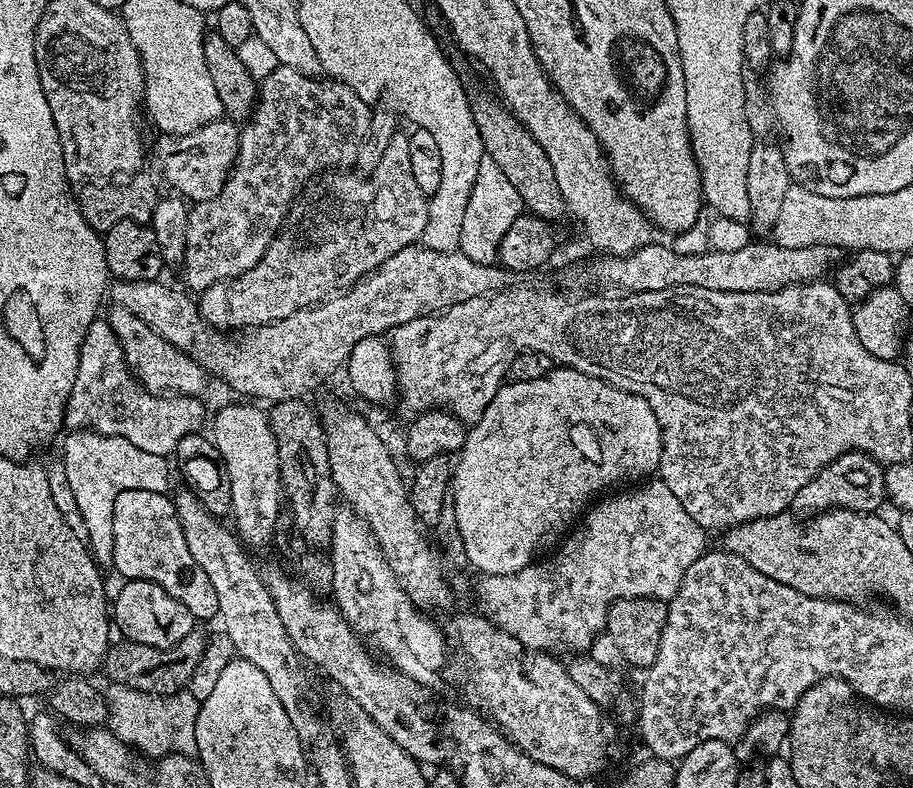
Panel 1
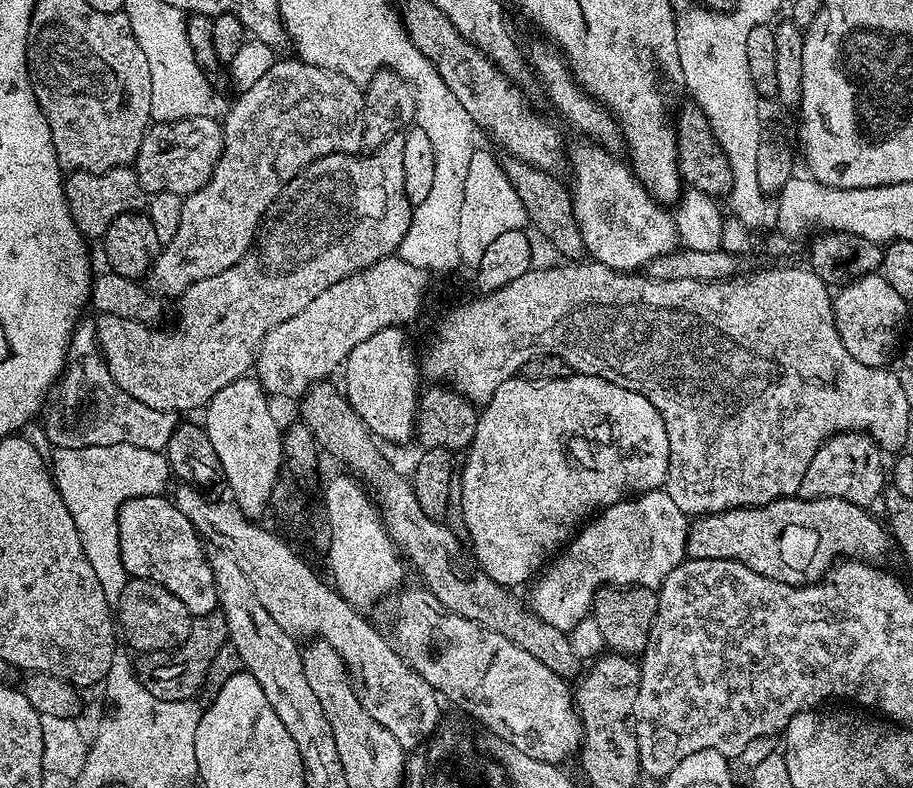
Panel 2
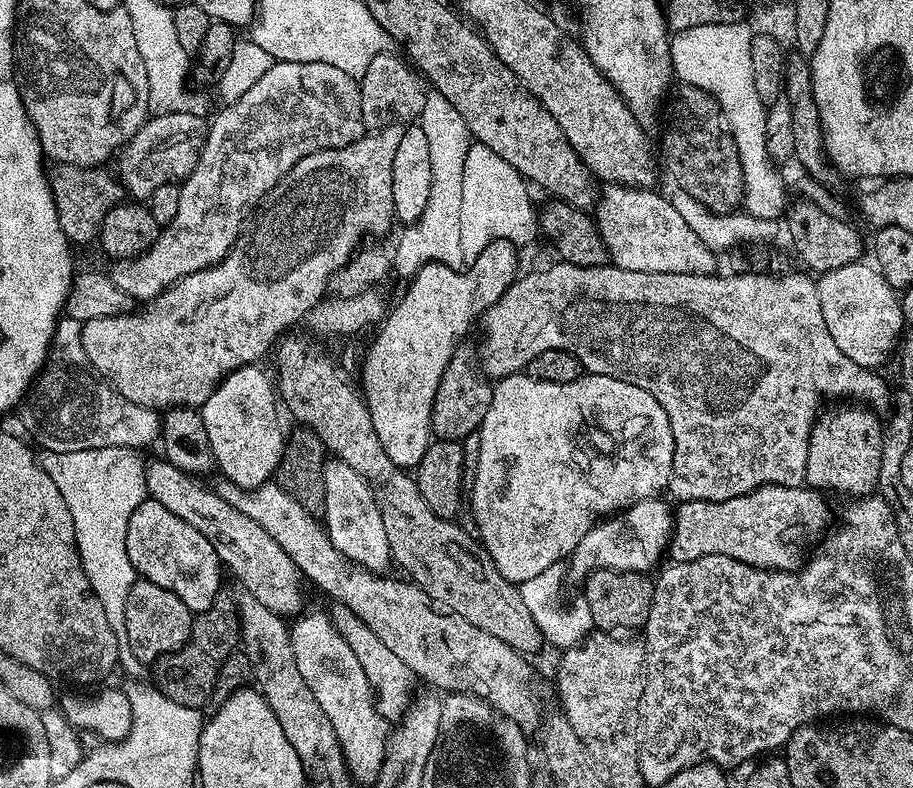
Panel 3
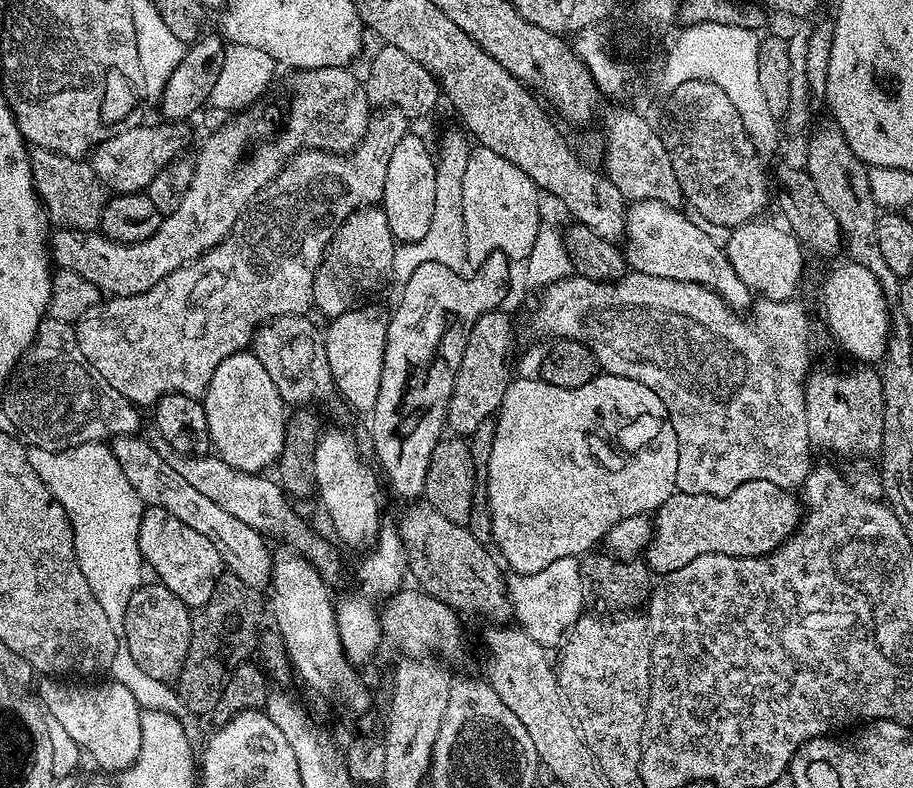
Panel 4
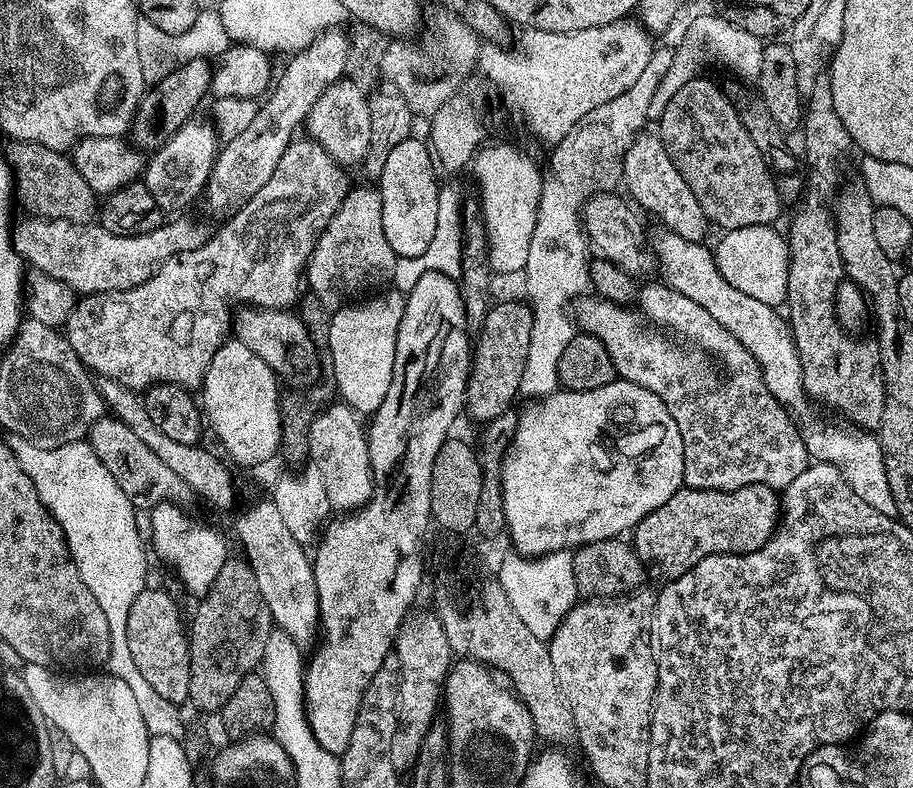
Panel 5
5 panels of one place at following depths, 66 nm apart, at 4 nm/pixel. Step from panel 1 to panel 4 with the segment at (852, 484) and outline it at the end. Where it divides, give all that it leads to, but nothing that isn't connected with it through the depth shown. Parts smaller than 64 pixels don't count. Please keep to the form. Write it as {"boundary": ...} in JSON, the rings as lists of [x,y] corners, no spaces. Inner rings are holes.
{"boundary":[[[872,366],[820,368],[809,371],[804,385],[806,430],[813,449],[837,452],[848,458],[872,458],[882,446],[884,395],[880,373]]]}

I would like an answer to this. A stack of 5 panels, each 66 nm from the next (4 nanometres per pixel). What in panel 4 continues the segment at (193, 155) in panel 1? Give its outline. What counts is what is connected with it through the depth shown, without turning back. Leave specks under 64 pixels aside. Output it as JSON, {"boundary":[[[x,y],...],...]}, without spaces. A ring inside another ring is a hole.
{"boundary":[[[184,122],[141,123],[122,134],[114,134],[106,142],[93,148],[90,163],[97,180],[109,193],[144,192],[150,182],[170,163],[181,155],[188,144],[188,124]],[[180,152],[180,153],[179,153]]]}

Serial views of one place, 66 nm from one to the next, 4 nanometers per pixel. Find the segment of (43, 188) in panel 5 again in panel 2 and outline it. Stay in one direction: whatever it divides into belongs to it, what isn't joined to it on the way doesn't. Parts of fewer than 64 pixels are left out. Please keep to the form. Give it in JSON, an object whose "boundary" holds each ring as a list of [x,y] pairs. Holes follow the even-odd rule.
{"boundary":[[[131,167],[111,168],[105,172],[68,172],[64,193],[70,206],[70,218],[74,218],[74,226],[78,226],[85,238],[103,237],[118,214],[143,209],[146,204],[145,190]]]}

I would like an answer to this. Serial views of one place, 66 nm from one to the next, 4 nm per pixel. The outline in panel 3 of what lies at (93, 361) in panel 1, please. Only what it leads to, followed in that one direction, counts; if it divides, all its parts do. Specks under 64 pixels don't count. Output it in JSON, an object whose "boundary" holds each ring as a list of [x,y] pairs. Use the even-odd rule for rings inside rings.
{"boundary":[[[65,315],[63,319],[61,319],[60,323],[56,326],[56,333],[52,339],[52,347],[50,349],[50,355],[46,365],[46,371],[36,377],[26,397],[27,404],[29,403],[28,414],[26,413],[26,421],[31,432],[31,439],[35,442],[37,440],[37,442],[41,444],[41,449],[43,449],[44,452],[84,451],[98,447],[124,447],[135,450],[143,450],[142,448],[146,447],[147,444],[153,443],[155,445],[160,439],[160,430],[162,427],[162,416],[157,409],[147,408],[141,404],[130,402],[124,395],[122,395],[120,392],[117,392],[107,380],[93,374],[91,371],[85,370],[85,372],[80,372],[80,364],[82,366],[88,364],[88,359],[82,350],[82,342],[80,341],[81,327],[81,321],[74,319],[74,317],[70,315]]]}

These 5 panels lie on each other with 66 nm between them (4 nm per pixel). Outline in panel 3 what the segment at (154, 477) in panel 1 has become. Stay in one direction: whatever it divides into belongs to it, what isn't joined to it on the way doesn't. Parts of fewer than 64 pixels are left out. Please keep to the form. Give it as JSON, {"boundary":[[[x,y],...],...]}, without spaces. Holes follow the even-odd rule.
{"boundary":[[[44,452],[39,461],[46,474],[54,478],[54,486],[58,486],[62,498],[66,498],[66,506],[70,506],[70,518],[74,518],[74,538],[82,570],[86,570],[86,578],[90,578],[90,586],[94,594],[98,594],[102,610],[106,610],[110,630],[114,630],[117,642],[122,646],[127,645],[126,597],[130,594],[130,586],[136,584],[138,577],[130,562],[130,554],[126,552],[126,526],[130,514],[134,514],[137,506],[149,499],[144,473],[146,464],[56,464],[56,452]]]}

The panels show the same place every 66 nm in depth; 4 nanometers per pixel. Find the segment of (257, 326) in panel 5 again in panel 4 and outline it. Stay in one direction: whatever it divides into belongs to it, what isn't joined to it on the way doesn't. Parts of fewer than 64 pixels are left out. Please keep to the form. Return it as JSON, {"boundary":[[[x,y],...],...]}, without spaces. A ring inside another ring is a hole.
{"boundary":[[[308,314],[279,316],[267,324],[261,324],[256,329],[250,345],[250,350],[256,355],[258,362],[262,362],[266,374],[270,374],[274,386],[278,386],[278,394],[288,406],[316,406],[319,400],[328,400],[336,392],[336,383],[332,381],[330,374],[330,362],[326,362],[324,332],[310,317]]]}

